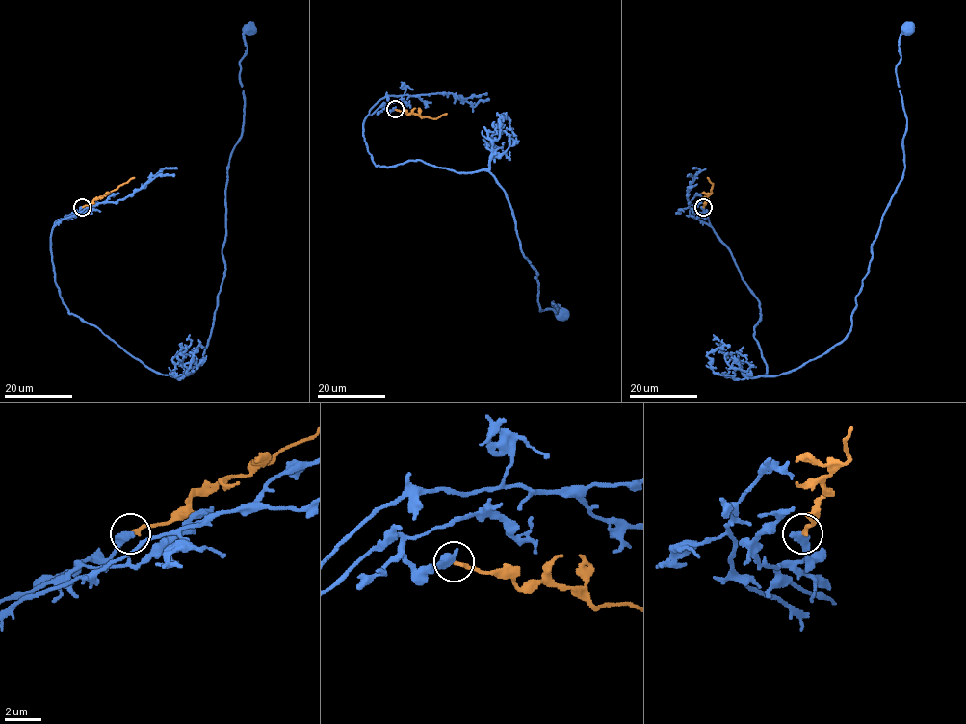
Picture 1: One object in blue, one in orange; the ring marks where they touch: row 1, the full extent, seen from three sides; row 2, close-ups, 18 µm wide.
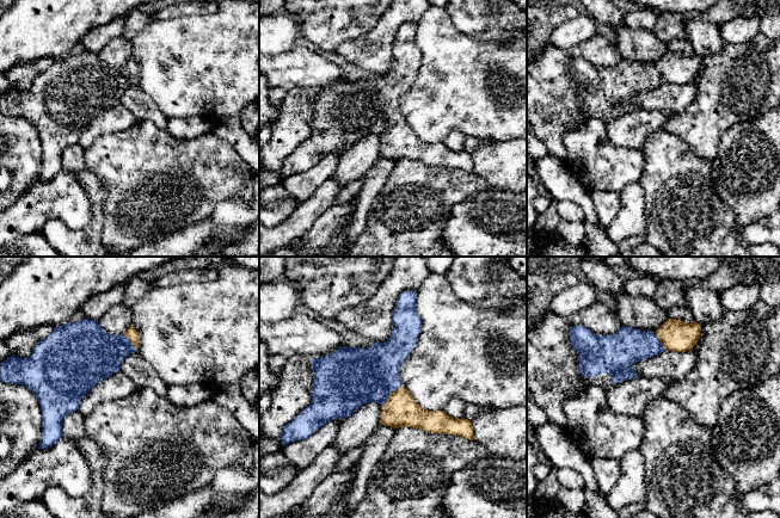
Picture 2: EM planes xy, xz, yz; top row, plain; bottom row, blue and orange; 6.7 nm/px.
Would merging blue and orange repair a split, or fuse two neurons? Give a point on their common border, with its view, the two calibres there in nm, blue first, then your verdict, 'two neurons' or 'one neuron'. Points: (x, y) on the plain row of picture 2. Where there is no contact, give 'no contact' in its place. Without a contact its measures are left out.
xz (390, 125) | 380/240 nm | one neuron

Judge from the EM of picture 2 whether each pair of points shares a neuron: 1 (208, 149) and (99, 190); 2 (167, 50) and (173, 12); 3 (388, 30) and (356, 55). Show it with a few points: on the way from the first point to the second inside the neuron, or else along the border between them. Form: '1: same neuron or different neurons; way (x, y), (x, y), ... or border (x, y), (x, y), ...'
1: different neurons; border (86, 167), (106, 190), (106, 197), (103, 202)
2: different neurons; border (200, 13), (155, 20)
3: same neuron; way (380, 38), (364, 51)

